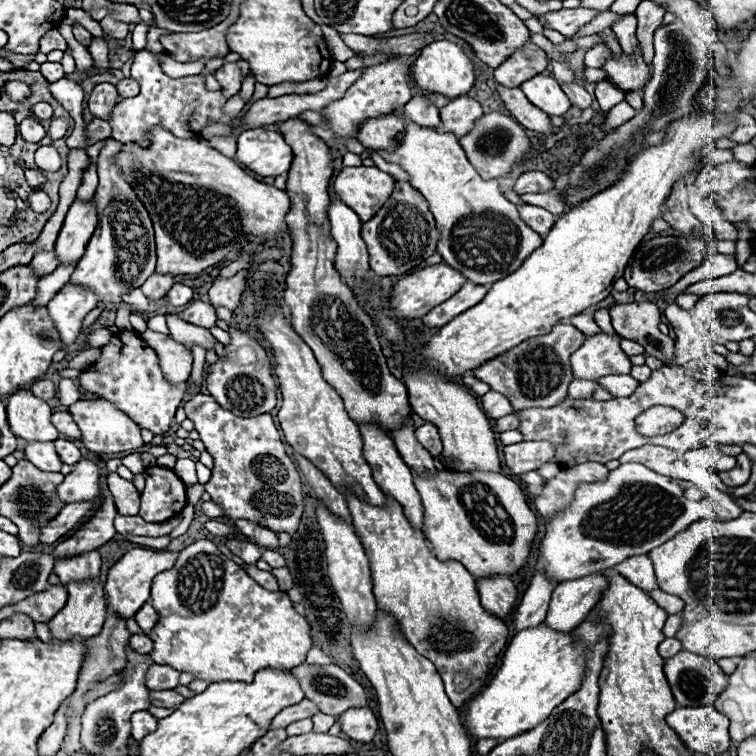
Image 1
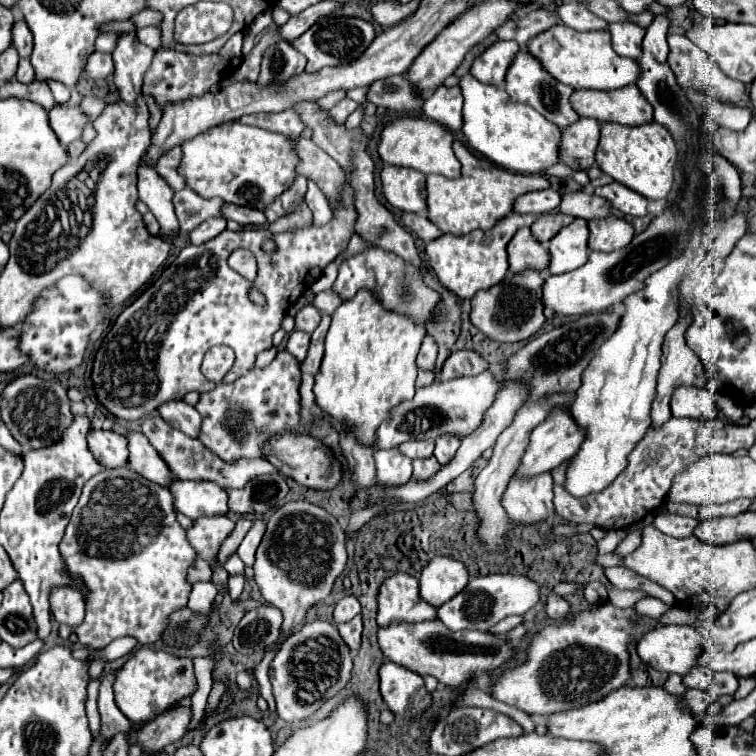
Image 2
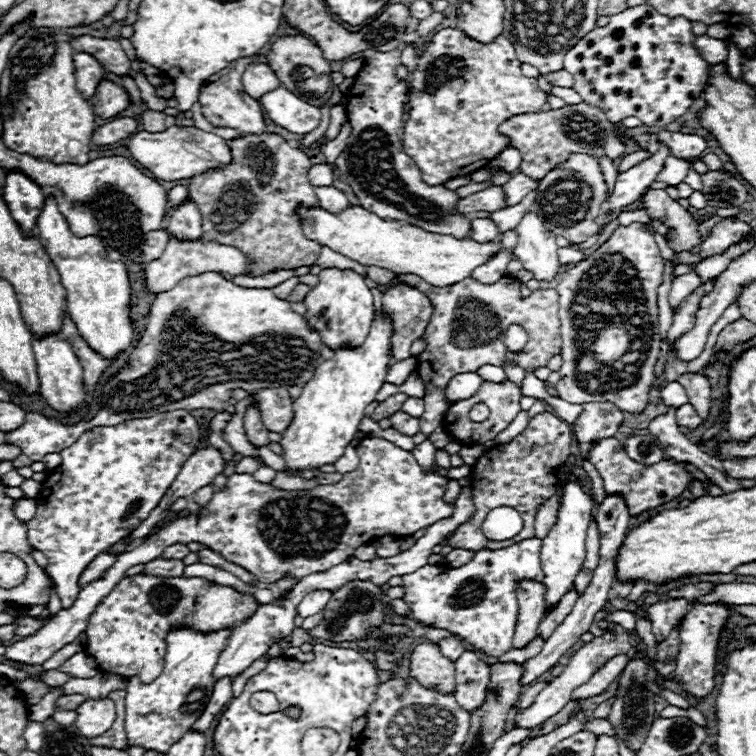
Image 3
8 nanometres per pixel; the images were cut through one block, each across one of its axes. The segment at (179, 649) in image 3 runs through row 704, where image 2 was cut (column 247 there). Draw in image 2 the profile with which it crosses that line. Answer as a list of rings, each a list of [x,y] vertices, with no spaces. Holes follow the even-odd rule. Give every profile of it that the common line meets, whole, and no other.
[[[238,120],[212,126],[210,130],[184,140],[180,148],[182,160],[178,172],[184,176],[186,186],[202,198],[218,196],[224,202],[264,210],[266,204],[284,192],[296,176],[294,164],[298,164],[298,156],[294,156],[286,138],[258,126],[240,124]]]

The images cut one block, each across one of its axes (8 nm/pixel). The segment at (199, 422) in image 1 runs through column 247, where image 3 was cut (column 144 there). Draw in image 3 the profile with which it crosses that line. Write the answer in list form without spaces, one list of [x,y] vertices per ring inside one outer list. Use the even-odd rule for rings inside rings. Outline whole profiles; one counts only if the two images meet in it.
[[[186,410],[164,412],[152,418],[134,418],[116,426],[96,426],[80,436],[70,448],[64,448],[62,464],[42,482],[42,492],[36,496],[38,510],[28,522],[30,544],[48,558],[46,572],[52,576],[62,608],[70,608],[80,592],[80,576],[84,568],[112,544],[126,538],[150,512],[158,506],[164,492],[178,476],[184,460],[188,460],[202,442],[202,430],[196,418]]]

